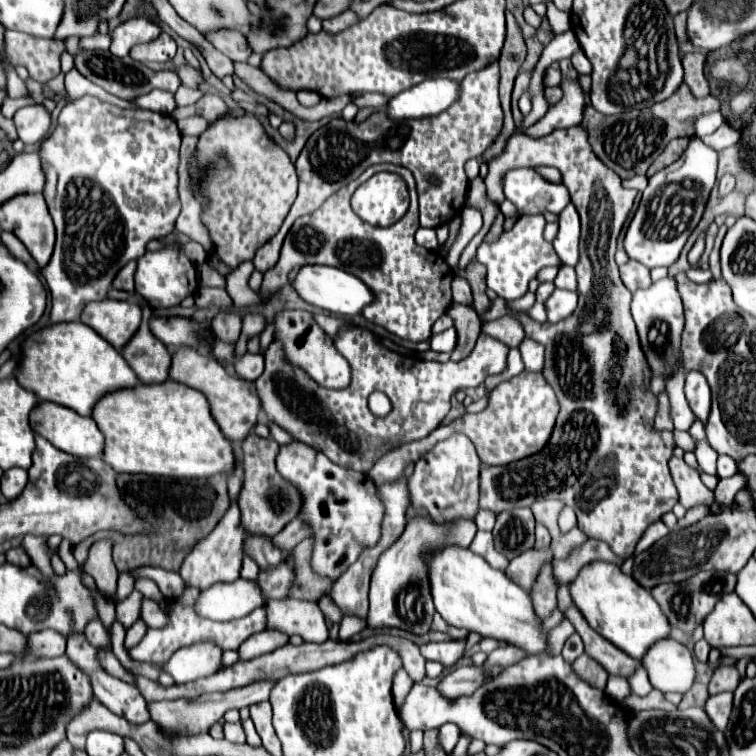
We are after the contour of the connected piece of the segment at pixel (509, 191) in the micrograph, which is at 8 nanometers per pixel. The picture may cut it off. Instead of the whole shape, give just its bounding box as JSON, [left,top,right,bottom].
[504,168,570,216]

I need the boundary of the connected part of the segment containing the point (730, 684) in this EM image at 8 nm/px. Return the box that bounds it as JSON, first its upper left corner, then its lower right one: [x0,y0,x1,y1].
[708,664,740,694]

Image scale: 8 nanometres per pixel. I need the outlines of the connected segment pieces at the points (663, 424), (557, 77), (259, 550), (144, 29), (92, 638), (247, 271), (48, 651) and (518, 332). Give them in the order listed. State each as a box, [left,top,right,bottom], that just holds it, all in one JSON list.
[[654,392,672,430],[544,63,562,87],[246,536,284,570],[110,18,160,58],[86,618,112,650],[226,260,260,306],[28,630,66,658],[482,314,524,348]]

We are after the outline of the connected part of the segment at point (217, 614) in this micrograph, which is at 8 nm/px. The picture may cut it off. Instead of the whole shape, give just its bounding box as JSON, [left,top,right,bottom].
[196,578,266,622]

